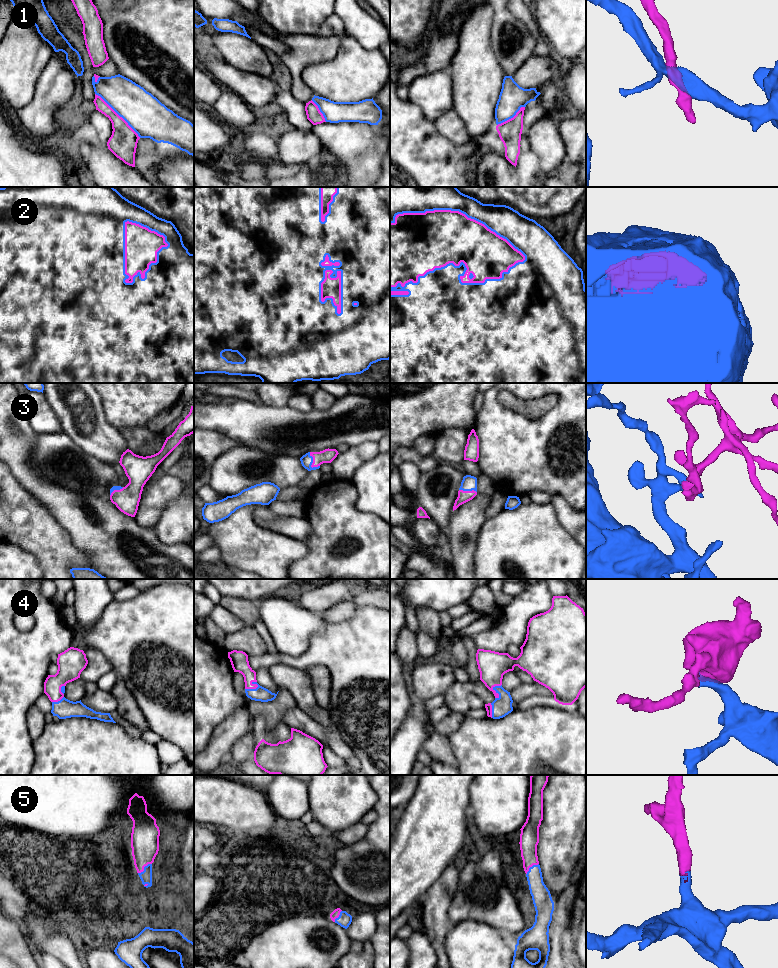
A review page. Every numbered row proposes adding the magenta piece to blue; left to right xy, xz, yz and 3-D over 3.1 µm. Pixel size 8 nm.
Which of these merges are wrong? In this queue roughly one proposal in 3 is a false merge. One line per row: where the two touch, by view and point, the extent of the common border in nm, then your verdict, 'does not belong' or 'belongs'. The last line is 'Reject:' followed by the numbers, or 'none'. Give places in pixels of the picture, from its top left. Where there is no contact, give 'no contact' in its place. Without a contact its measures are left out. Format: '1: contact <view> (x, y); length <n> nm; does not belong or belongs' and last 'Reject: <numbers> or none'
1: contact xy (118, 114); length 500 nm; does not belong
2: contact yz (466, 268); length 1100 nm; belongs
3: contact xz (312, 462); length 150 nm; belongs
4: contact xz (253, 689); length 120 nm; belongs
5: contact xy (144, 868); length 140 nm; belongs
Reject: 1

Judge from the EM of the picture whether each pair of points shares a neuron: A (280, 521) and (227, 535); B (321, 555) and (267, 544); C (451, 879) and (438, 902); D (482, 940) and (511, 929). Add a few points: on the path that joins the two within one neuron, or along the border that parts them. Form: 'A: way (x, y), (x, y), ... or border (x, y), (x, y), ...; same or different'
A: border (252, 518), (258, 525), (279, 532), (282, 535); different
B: border (301, 540), (306, 546), (307, 552), (287, 566); different
C: way (446, 885), (439, 896); same
D: border (482, 921), (499, 929), (507, 937); different

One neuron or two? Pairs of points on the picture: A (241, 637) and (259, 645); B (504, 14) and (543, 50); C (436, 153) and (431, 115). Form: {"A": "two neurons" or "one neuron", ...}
{"A": "one neuron", "B": "two neurons", "C": "two neurons"}

